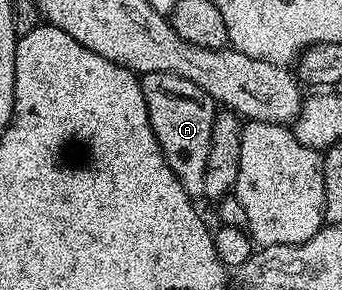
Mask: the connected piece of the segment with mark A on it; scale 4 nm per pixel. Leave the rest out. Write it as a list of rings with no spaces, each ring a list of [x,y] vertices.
[[[146,73],[140,77],[140,86],[146,99],[150,123],[170,171],[178,175],[178,183],[194,199],[204,197],[206,183],[206,155],[210,155],[210,131],[214,131],[217,102],[202,87],[173,73]]]

